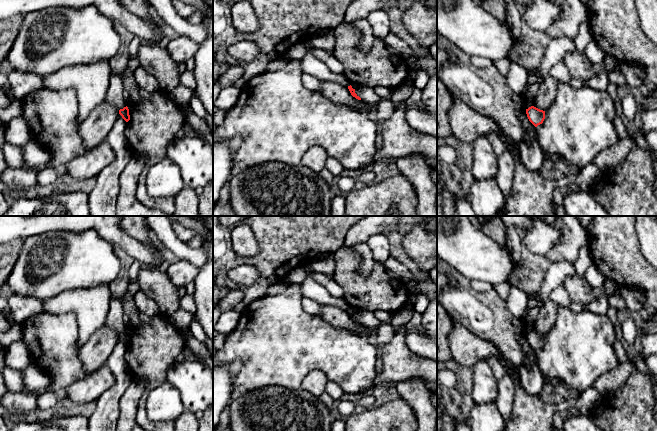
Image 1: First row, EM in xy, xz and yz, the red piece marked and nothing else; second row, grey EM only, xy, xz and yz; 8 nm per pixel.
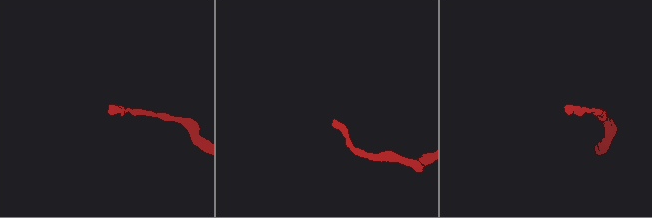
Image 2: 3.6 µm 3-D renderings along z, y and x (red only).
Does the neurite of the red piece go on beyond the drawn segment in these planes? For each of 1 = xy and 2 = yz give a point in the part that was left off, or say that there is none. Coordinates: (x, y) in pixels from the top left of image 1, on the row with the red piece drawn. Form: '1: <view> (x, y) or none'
1: none
2: none

